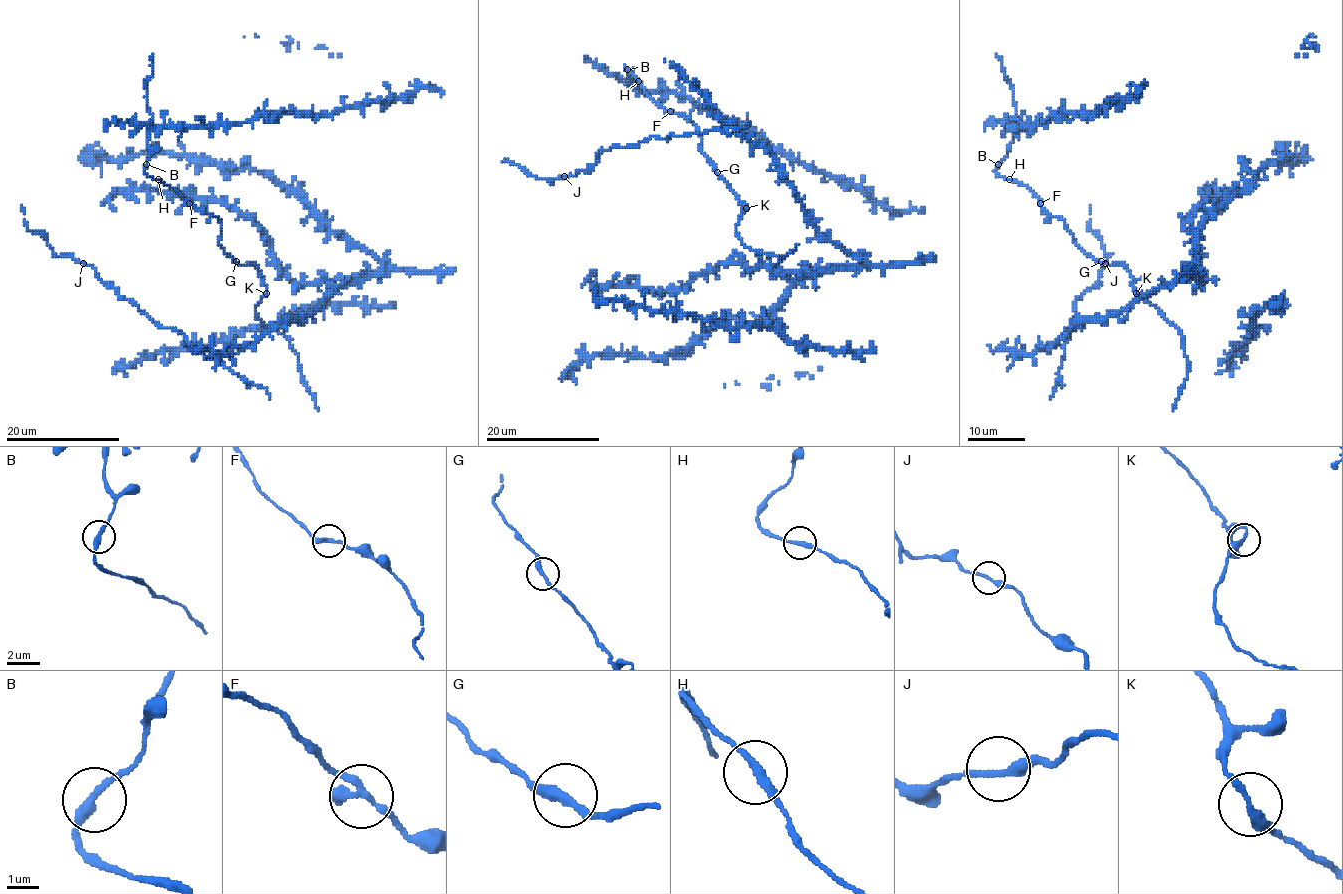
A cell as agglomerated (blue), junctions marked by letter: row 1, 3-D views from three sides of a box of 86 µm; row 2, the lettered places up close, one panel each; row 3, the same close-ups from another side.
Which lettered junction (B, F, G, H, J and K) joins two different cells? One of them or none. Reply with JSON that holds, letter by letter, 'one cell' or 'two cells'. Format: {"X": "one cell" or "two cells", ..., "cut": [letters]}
{"B": "one cell", "F": "one cell", "G": "one cell", "H": "one cell", "J": "one cell", "K": "one cell", "cut": []}

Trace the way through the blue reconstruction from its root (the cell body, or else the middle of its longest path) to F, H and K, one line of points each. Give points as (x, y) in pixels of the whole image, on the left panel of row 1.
F: (273, 331), (256, 311), (267, 290), (257, 267), (239, 264), (227, 254), (219, 243), (222, 223), (189, 203)
H: (273, 331), (256, 311), (267, 290), (257, 267), (239, 264), (227, 254), (219, 243), (222, 223), (158, 179)
K: (273, 331), (262, 323), (256, 311), (256, 306), (266, 293)

